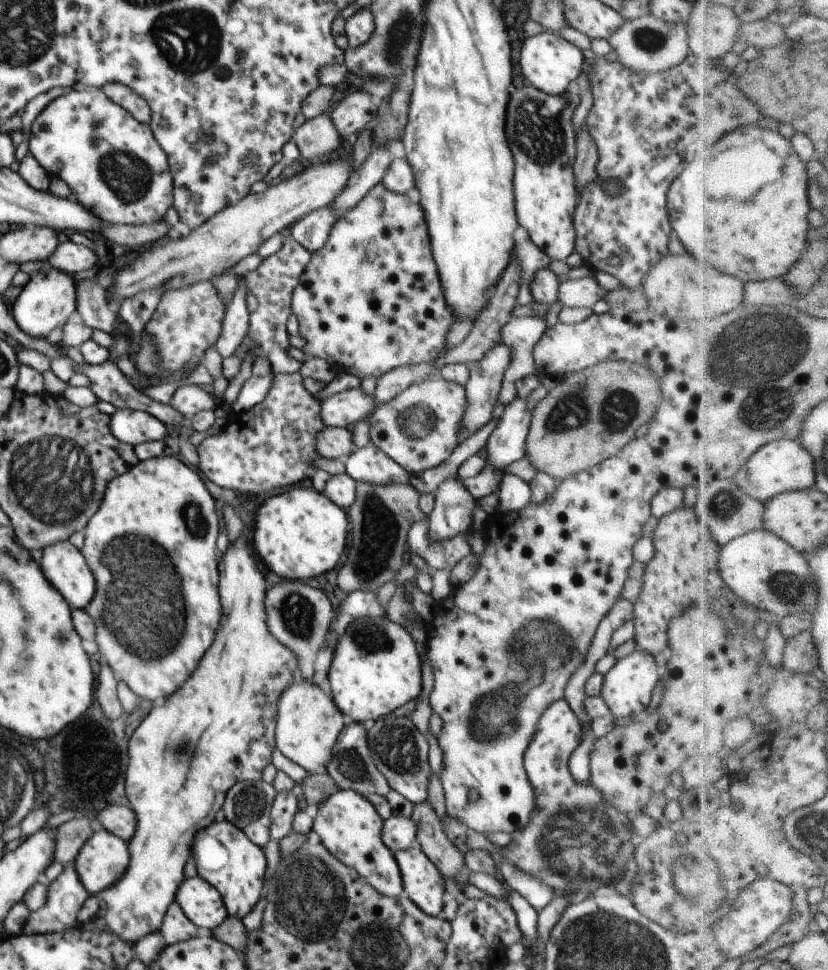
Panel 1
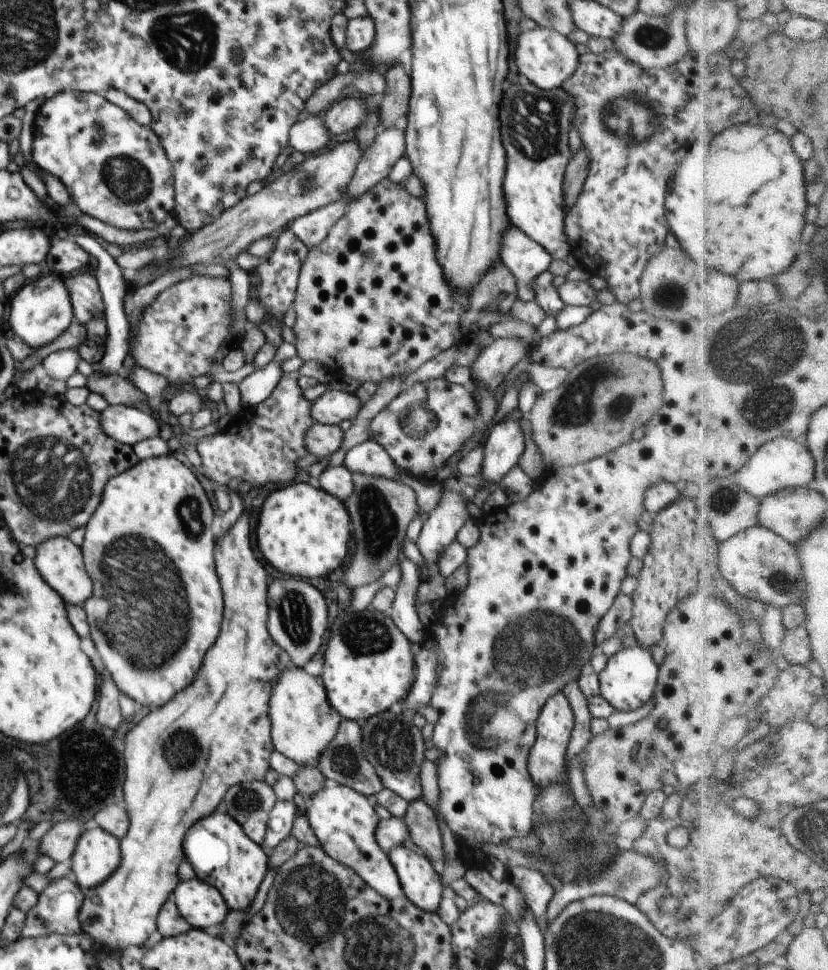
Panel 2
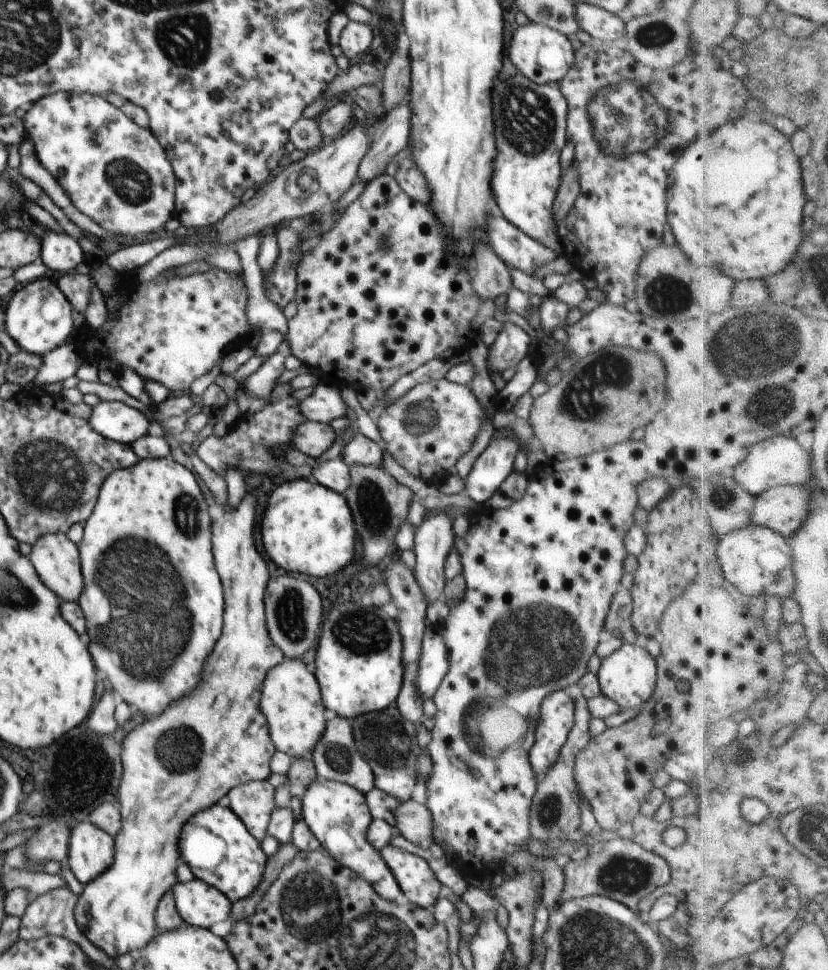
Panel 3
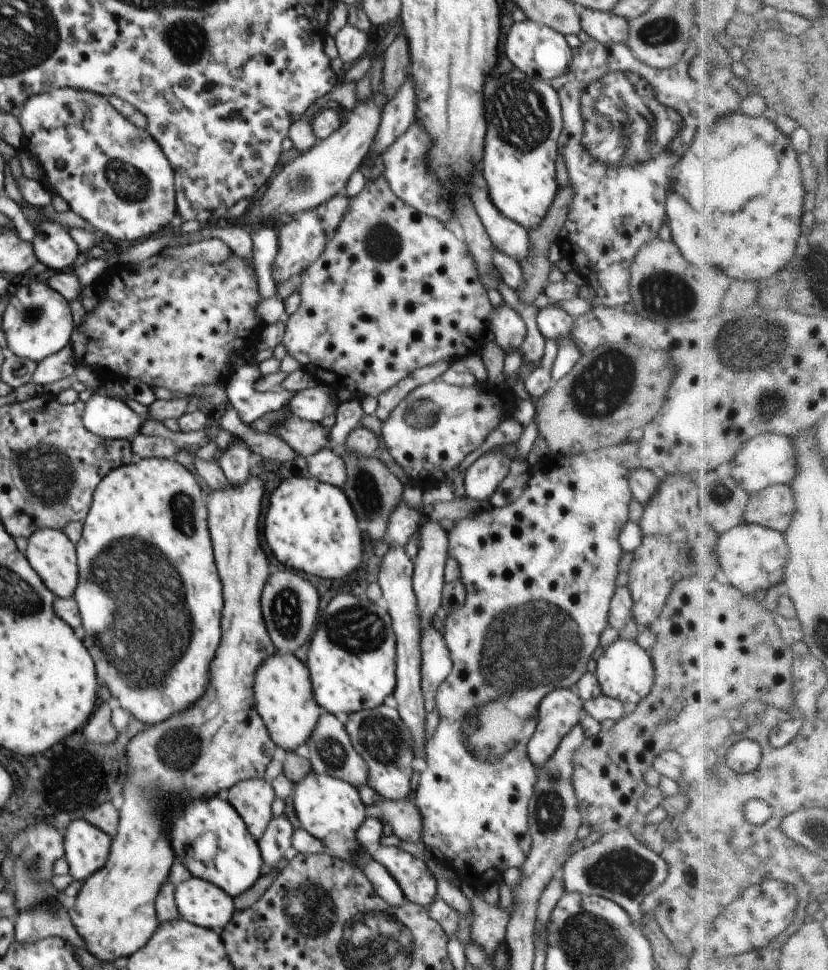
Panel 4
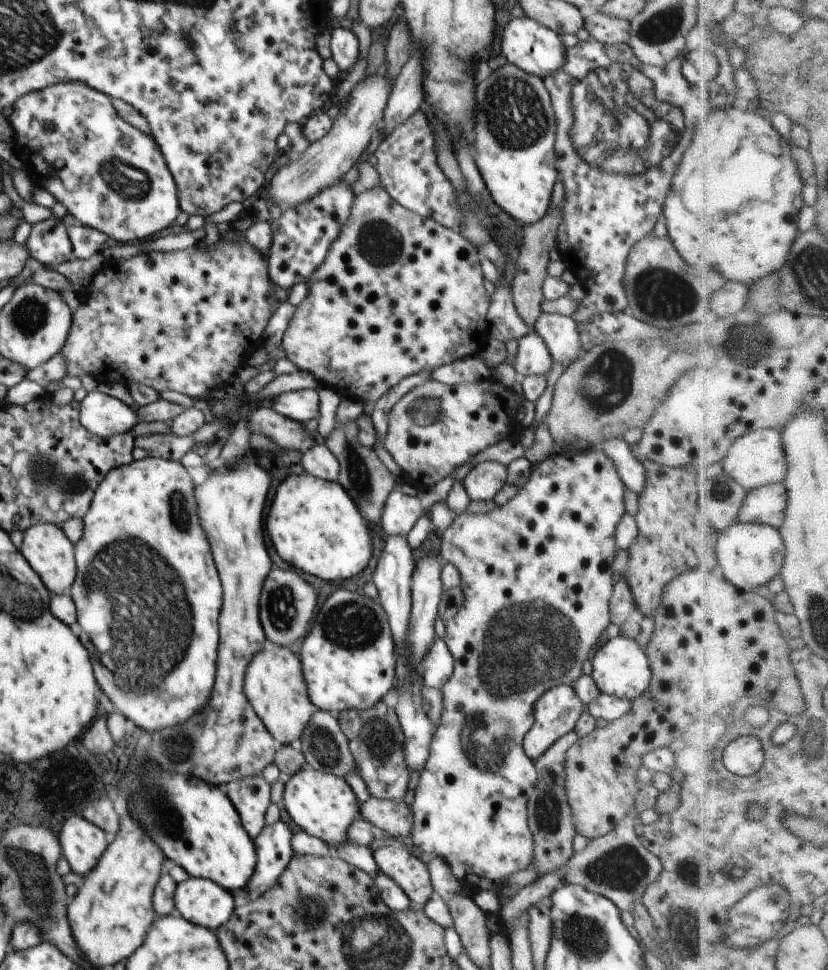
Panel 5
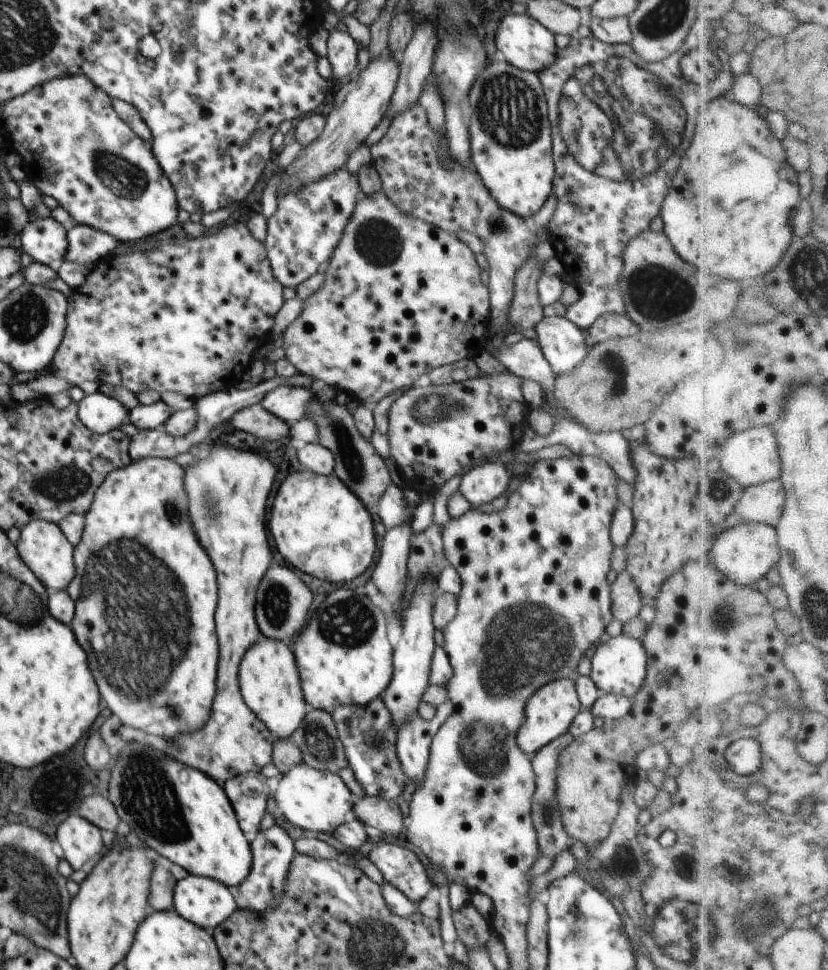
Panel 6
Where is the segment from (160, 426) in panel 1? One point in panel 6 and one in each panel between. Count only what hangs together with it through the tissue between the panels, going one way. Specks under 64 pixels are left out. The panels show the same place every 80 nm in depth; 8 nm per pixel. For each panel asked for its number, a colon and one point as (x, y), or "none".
2: (129, 425)
3: (114, 420)
4: (110, 418)
5: (102, 415)
6: (99, 413)

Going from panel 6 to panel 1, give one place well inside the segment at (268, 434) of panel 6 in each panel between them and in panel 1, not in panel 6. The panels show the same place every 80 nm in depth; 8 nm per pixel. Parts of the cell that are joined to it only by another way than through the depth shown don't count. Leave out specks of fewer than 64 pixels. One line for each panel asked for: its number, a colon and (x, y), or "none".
1: (332, 442)
2: (323, 441)
3: (313, 438)
4: (306, 437)
5: (286, 433)

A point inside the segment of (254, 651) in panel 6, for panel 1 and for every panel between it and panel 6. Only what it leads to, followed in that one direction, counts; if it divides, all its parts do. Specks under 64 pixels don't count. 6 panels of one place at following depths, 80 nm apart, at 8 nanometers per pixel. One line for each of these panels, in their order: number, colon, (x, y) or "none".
1: (308, 723)
2: (303, 724)
3: (291, 700)
4: (283, 692)
5: (274, 683)

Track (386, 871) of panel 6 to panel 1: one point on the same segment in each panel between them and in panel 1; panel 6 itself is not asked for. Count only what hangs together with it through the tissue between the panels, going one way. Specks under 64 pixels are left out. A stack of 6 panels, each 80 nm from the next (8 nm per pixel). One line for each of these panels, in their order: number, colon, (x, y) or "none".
1: (424, 885)
2: (420, 883)
3: (416, 880)
4: (414, 877)
5: (408, 872)

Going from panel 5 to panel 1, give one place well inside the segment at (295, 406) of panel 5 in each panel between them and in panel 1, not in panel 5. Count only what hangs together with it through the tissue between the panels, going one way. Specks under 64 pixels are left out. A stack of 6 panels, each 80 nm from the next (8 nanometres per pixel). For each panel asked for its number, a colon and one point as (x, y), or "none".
1: (348, 407)
2: (333, 407)
3: (325, 404)
4: (314, 404)

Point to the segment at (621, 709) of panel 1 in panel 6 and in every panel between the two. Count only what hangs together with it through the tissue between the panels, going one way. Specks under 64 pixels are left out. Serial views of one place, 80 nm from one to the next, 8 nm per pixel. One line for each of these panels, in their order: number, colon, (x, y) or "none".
2: (629, 679)
3: (628, 676)
4: (626, 672)
5: (621, 667)
6: (618, 666)

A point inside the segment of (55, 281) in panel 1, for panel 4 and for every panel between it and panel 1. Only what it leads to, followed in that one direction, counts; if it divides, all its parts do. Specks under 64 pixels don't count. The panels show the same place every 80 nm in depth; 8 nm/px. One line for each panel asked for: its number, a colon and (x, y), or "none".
2: (41, 311)
3: (39, 316)
4: (37, 322)

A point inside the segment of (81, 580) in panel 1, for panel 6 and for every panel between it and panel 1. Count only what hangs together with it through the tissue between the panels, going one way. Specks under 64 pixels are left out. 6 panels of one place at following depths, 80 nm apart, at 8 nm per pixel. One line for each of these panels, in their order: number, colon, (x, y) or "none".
2: (60, 562)
3: (56, 558)
4: (52, 554)
5: (48, 550)
6: (43, 547)

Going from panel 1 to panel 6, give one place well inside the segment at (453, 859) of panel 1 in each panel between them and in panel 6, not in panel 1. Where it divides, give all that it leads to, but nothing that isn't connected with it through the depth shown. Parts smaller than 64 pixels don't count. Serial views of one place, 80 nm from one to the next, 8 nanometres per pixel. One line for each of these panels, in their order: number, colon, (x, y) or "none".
2: (421, 823)
3: (413, 821)
4: (404, 816)
5: (395, 818)
6: (386, 816)

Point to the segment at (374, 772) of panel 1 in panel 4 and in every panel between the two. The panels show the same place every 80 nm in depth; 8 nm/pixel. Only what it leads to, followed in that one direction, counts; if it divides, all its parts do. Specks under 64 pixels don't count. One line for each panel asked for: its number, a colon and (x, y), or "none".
2: (343, 762)
3: (336, 757)
4: (331, 752)

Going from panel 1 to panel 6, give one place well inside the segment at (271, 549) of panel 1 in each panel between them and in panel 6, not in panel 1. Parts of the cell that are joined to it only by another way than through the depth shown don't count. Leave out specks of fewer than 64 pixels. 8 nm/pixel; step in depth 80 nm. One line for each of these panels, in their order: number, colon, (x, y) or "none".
2: (303, 531)
3: (309, 529)
4: (311, 527)
5: (316, 527)
6: (320, 526)

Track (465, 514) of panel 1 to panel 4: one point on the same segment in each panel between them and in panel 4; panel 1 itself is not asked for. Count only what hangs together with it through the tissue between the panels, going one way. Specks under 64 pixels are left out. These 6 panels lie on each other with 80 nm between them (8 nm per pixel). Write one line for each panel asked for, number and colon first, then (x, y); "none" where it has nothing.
2: (440, 527)
3: (434, 538)
4: (429, 565)

